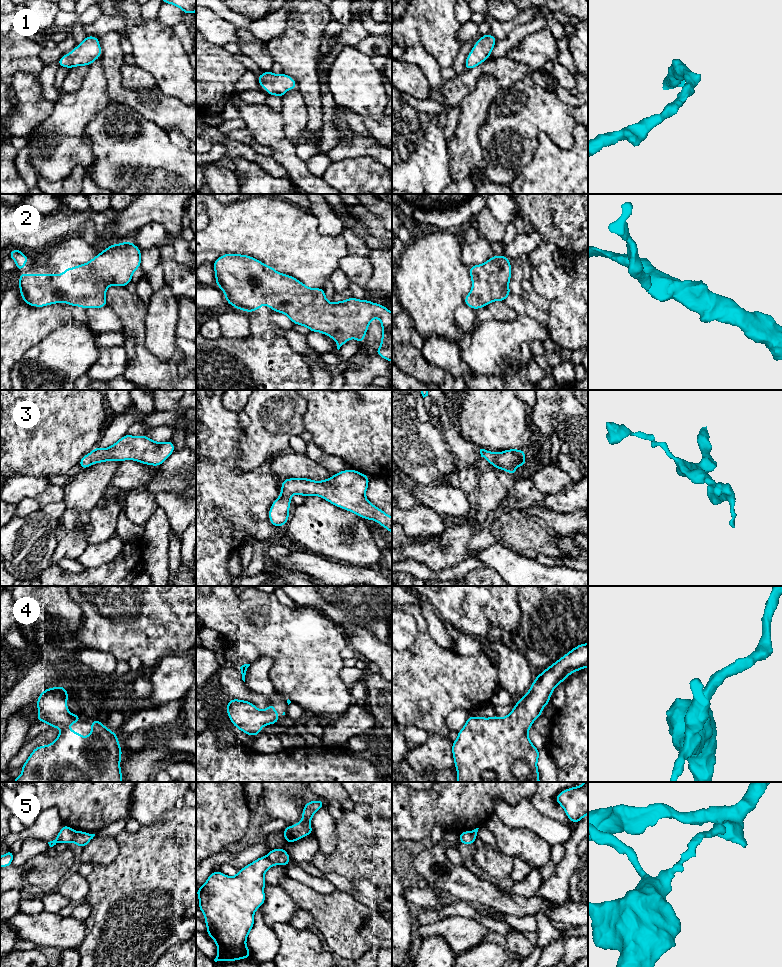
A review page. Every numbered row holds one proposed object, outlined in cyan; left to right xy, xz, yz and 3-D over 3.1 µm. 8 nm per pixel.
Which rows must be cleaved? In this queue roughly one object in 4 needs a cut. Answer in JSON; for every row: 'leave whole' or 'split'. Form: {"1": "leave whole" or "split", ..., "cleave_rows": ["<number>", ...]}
{"1": "leave whole", "2": "leave whole", "3": "leave whole", "4": "leave whole", "5": "split", "cleave_rows": ["5"]}

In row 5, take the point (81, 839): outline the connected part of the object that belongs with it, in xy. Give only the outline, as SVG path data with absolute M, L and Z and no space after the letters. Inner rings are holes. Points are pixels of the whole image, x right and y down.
M76 831L73 843L83 848L93 839L94 836L95 834L86 833L84 831Z

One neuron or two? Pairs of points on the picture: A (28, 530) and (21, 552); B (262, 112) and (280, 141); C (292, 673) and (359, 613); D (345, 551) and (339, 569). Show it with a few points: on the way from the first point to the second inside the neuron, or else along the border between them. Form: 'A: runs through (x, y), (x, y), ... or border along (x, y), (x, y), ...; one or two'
A: runs through (28, 535), (26, 547); one
B: runs through (262, 119), (262, 122), (273, 134); one
C: border along (319, 612), (338, 627); two
D: border along (339, 561), (345, 564), (364, 567); two

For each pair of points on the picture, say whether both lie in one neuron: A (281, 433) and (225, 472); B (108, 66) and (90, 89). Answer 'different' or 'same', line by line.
A: different
B: different

